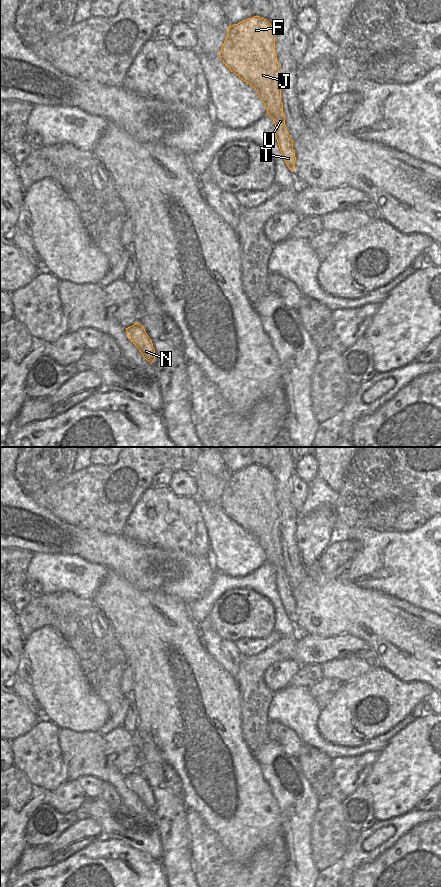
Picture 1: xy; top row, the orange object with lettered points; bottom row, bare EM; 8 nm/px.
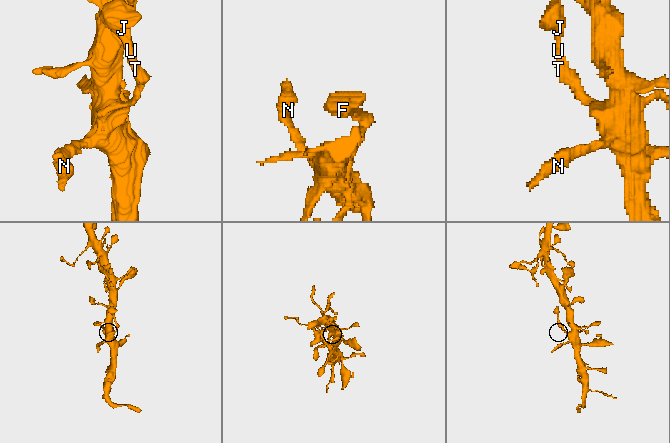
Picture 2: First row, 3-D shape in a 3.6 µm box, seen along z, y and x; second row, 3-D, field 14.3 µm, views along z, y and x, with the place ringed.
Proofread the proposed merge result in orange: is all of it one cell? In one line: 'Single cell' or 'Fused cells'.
Single cell

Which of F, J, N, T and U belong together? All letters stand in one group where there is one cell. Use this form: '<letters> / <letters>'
F J N T U

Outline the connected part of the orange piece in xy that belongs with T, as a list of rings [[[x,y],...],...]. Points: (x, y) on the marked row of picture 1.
[[[254,16],[229,26],[219,58],[241,80],[252,86],[275,123],[275,137],[287,167],[295,169],[295,151],[285,125],[275,31],[264,18]]]

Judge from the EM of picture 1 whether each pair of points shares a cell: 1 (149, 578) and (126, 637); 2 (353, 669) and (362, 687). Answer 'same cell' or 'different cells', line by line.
1: different cells
2: different cells

